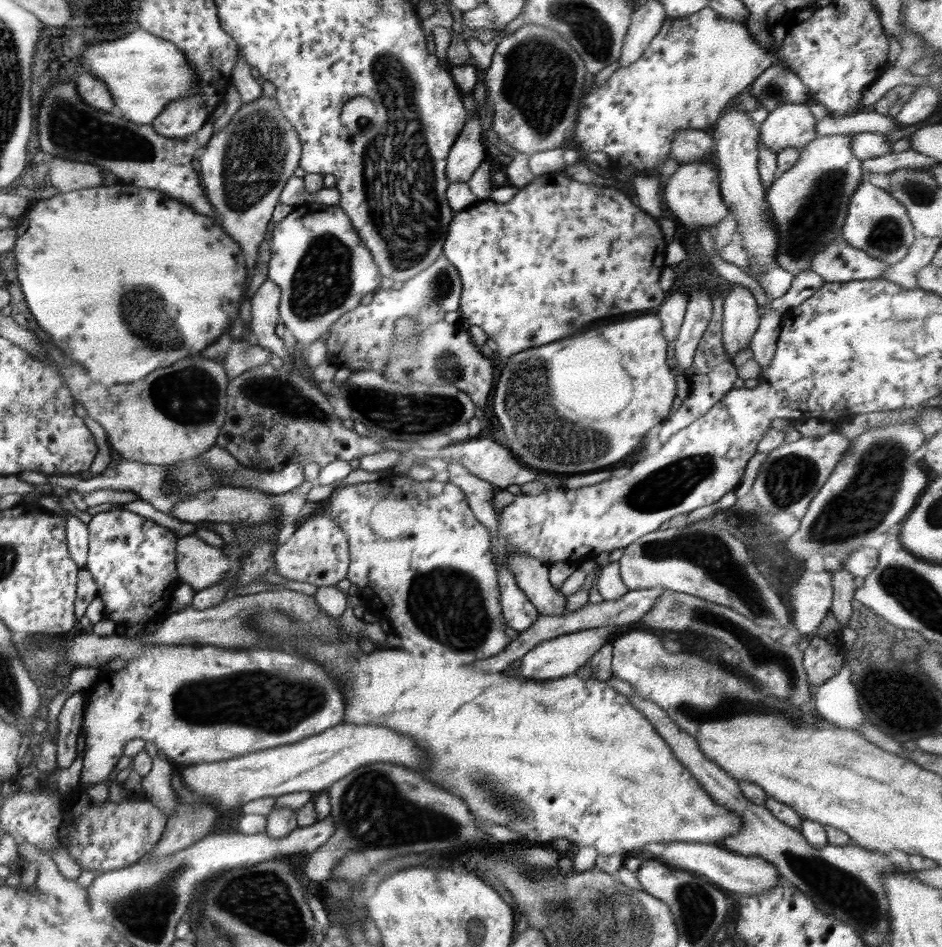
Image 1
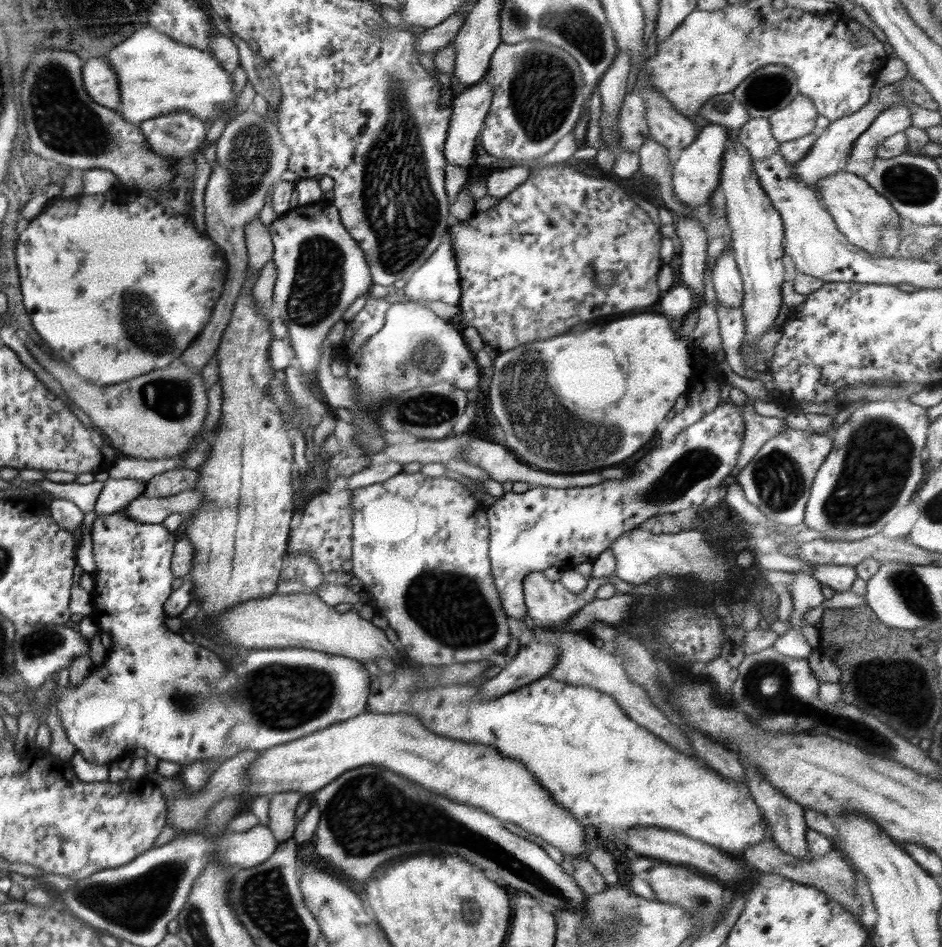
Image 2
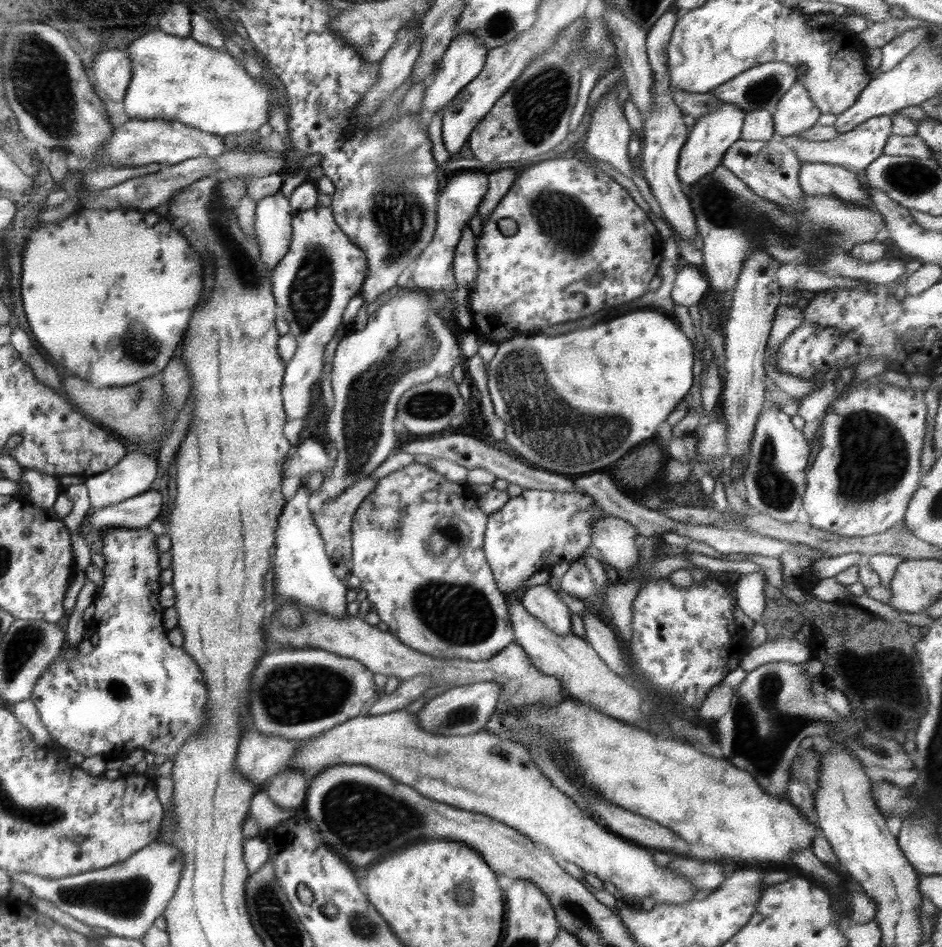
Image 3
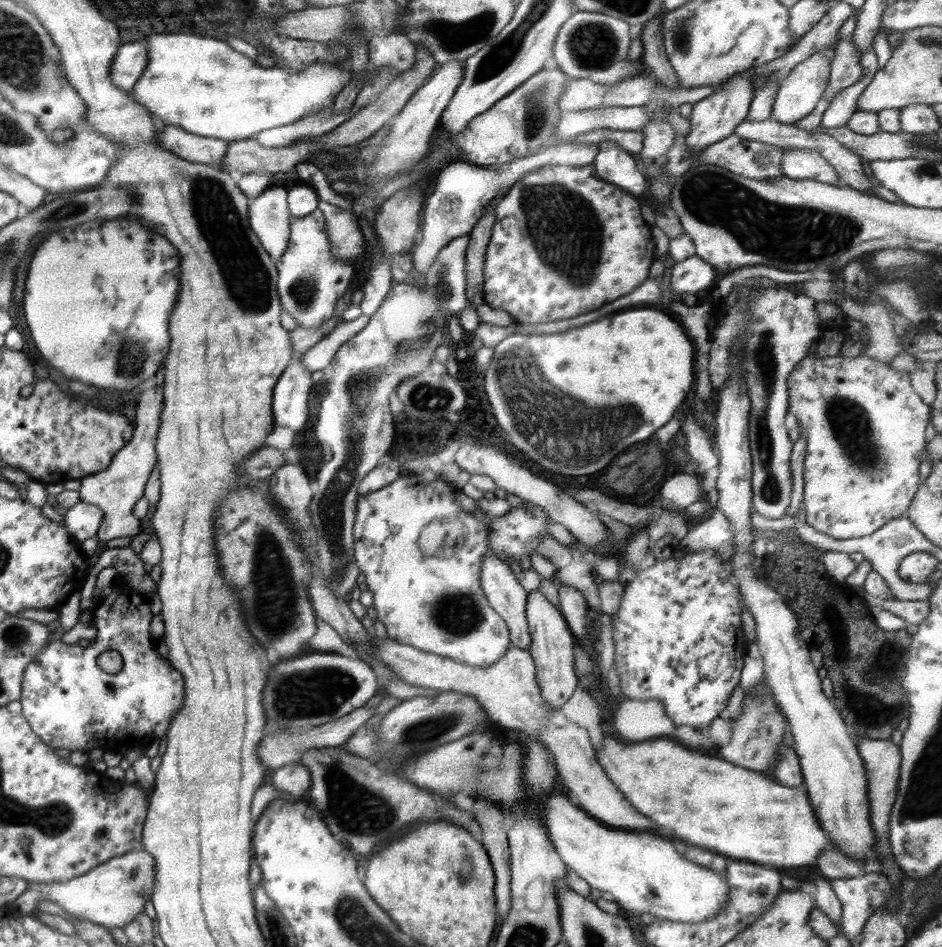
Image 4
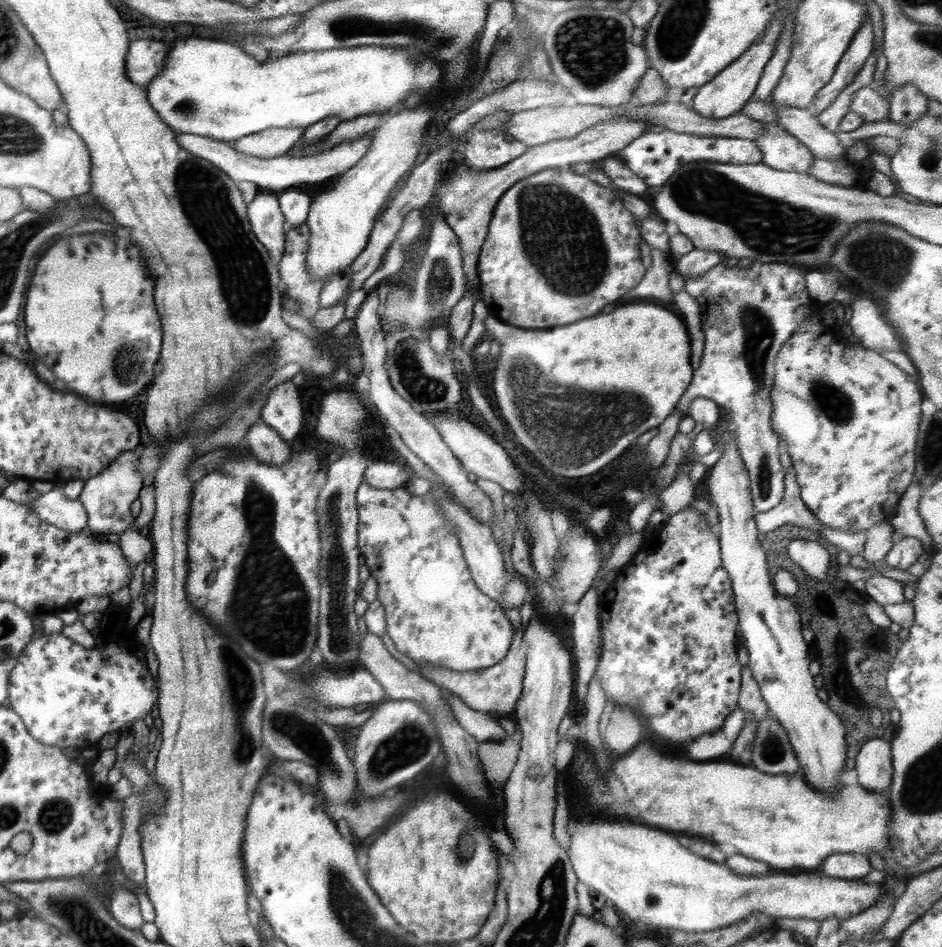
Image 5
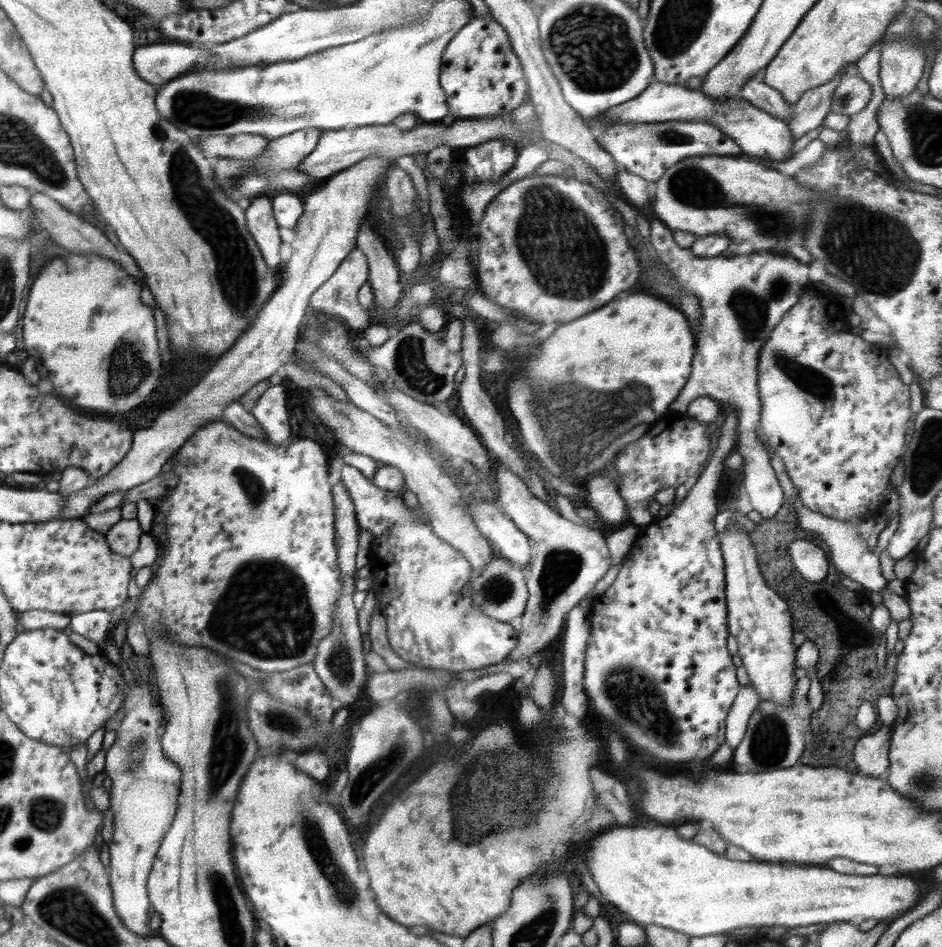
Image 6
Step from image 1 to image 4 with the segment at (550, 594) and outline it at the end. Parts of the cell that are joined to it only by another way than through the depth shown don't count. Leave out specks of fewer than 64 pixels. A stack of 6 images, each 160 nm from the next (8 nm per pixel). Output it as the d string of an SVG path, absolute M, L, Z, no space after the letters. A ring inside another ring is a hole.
M536 590L527 594L525 611L531 636L529 654L534 659L537 670L537 685L549 707L560 709L570 700L579 683L575 671L575 636L568 628L560 609L556 609L540 591Z

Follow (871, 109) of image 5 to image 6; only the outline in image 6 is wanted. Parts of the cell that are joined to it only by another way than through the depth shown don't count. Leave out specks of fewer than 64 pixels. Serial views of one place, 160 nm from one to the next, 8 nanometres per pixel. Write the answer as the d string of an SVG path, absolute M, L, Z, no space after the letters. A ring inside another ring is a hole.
M855 72L846 74L836 87L831 111L852 116L863 112L872 98L872 87Z

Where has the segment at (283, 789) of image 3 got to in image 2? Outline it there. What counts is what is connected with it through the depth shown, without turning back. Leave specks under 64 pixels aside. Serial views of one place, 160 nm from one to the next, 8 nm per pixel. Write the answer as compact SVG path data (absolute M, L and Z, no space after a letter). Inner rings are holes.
M278 792L270 796L267 827L279 843L292 838L299 821L299 800L305 795L302 792Z

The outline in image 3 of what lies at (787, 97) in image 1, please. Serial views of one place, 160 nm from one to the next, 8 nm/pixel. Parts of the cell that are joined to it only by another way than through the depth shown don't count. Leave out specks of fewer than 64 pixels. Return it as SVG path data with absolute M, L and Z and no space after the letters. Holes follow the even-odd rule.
M766 62L764 64L749 68L747 71L741 72L738 76L732 77L730 80L724 82L724 84L720 84L720 86L717 86L714 90L711 90L711 92L706 93L715 94L719 99L722 99L723 102L735 104L740 110L743 110L745 113L752 112L753 110L760 110L761 108L774 111L776 105L781 100L782 96L784 96L784 94L786 94L786 92L788 92L788 90L790 90L790 88L792 88L796 82L797 82L797 69L794 66L792 66L791 64L786 64L785 62Z

